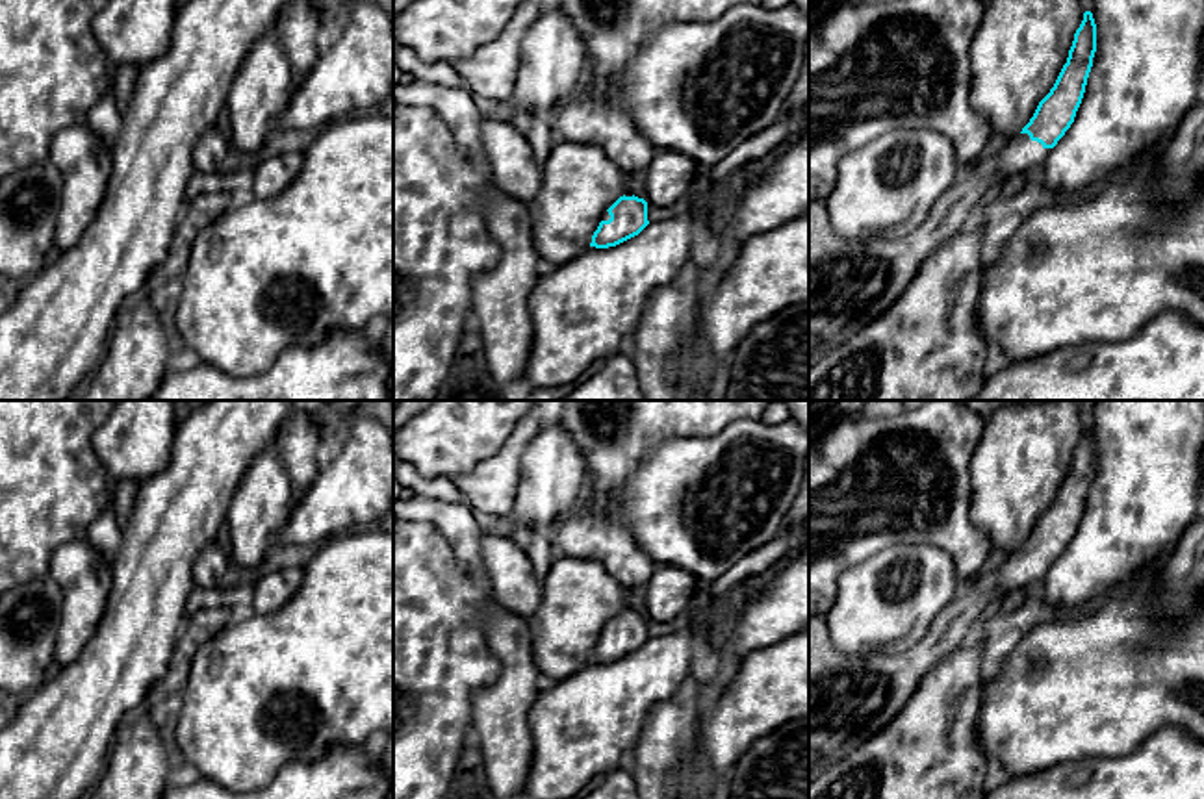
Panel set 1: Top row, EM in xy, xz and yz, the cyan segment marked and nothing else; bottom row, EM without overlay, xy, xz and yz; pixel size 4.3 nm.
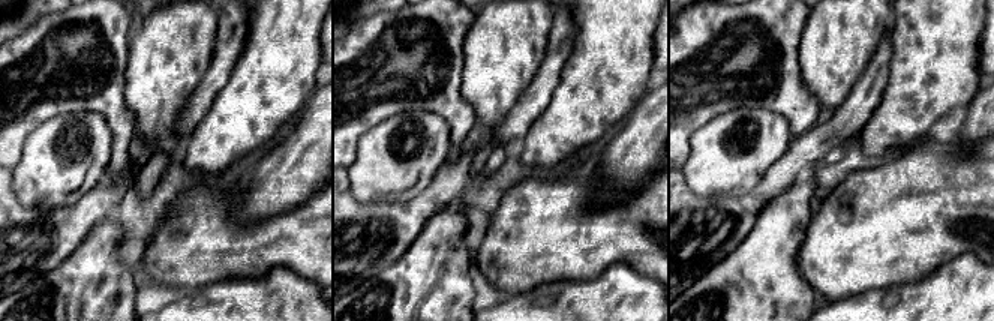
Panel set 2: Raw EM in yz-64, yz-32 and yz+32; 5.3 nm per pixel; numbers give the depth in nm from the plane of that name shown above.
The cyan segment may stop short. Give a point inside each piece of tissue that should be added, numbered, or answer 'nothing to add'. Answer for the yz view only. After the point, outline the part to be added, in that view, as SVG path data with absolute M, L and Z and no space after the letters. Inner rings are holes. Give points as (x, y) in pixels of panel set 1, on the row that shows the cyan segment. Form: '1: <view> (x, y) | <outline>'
1: yz (852, 282) | M1028 133L1015 135L991 158L980 158L959 171L924 222L902 237L844 239L835 234L826 202L809 200L809 367L879 319L903 295L924 260L959 234L1005 178L1041 171L1050 152L1052 148L1031 141Z

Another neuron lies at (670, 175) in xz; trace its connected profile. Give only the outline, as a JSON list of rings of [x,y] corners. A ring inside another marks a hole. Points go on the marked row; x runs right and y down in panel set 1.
[[[659,150],[646,172],[646,202],[672,206],[698,185],[701,167],[688,156]]]

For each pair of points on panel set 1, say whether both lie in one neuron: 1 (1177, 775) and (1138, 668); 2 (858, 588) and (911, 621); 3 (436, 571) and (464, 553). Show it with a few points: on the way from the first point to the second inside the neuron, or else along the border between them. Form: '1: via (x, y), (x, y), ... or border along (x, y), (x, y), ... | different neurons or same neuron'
1: border along (1184, 729), (1160, 727), (1125, 753) | different neurons
2: via (870, 596), (898, 608) | same neuron
3: border along (431, 523), (470, 573), (486, 577) | different neurons

